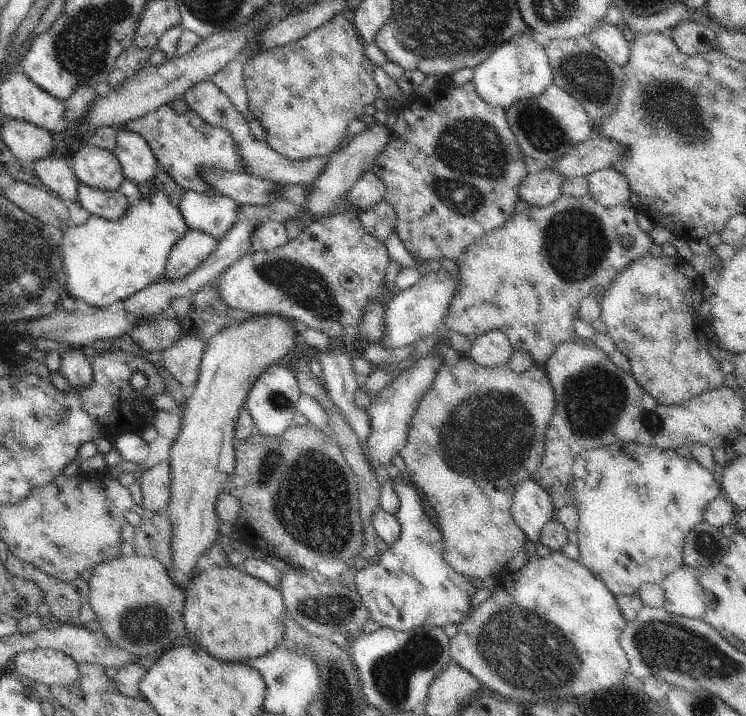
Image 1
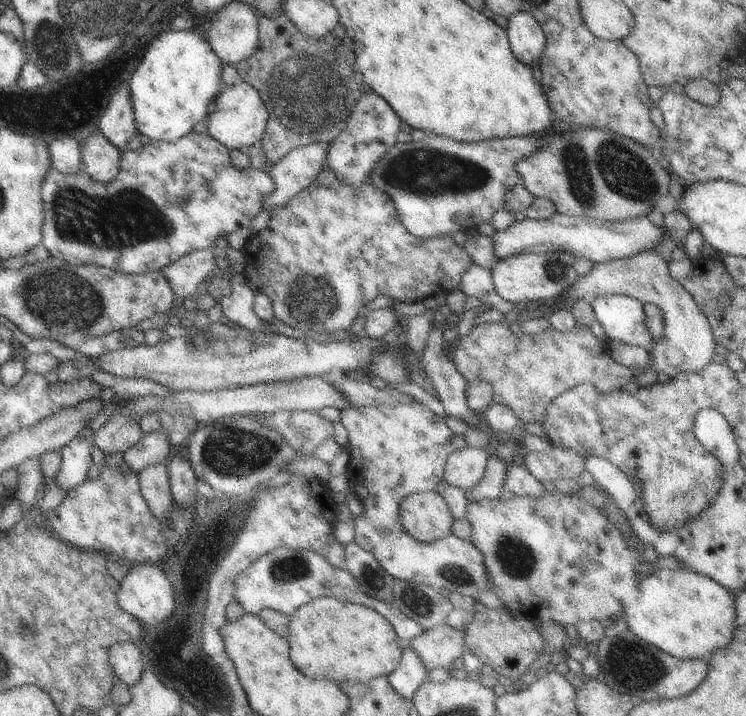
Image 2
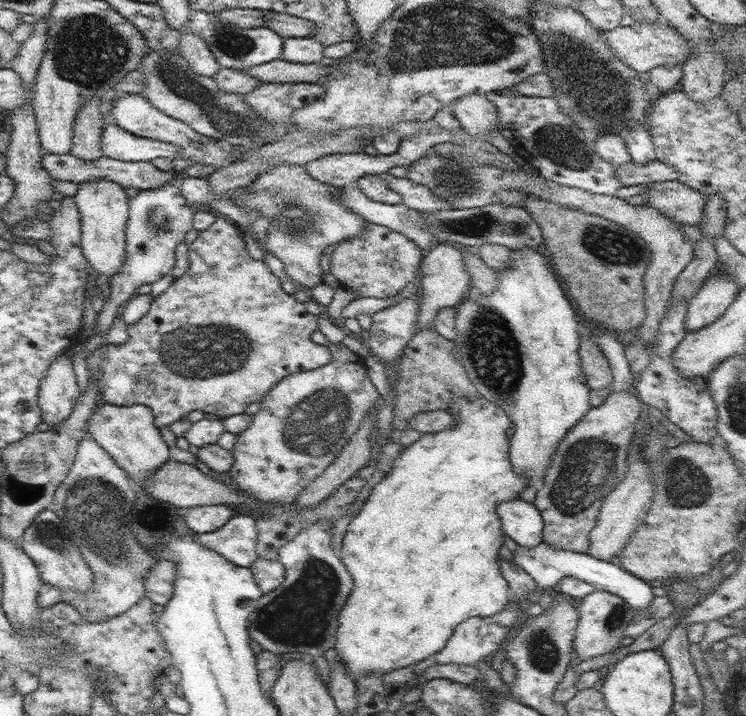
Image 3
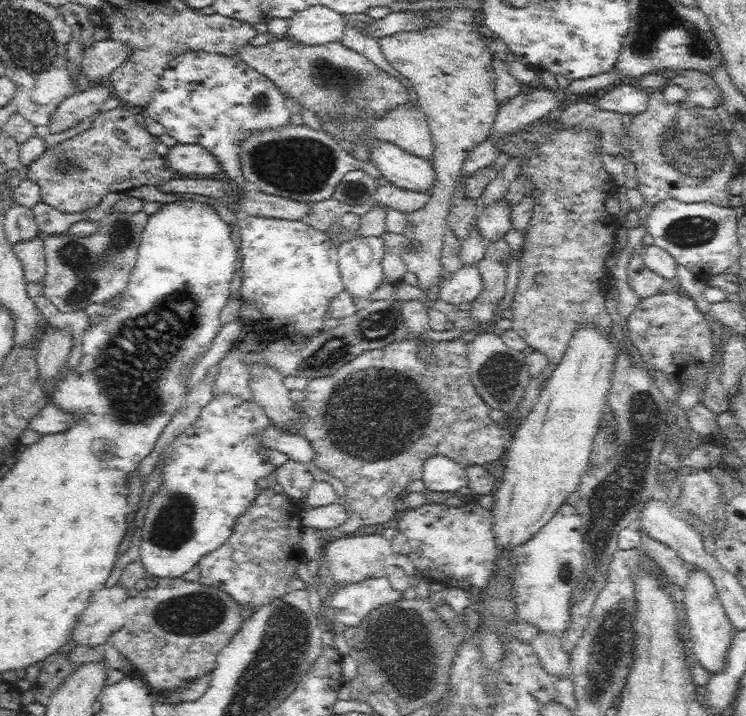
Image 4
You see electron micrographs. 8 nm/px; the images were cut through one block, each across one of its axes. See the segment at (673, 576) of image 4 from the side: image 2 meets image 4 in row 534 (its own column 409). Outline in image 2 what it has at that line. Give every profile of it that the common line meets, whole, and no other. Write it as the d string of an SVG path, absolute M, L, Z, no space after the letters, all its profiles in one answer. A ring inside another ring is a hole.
M446 624L426 630L419 637L405 643L422 659L428 671L434 668L449 669L456 658L466 652L465 631Z

